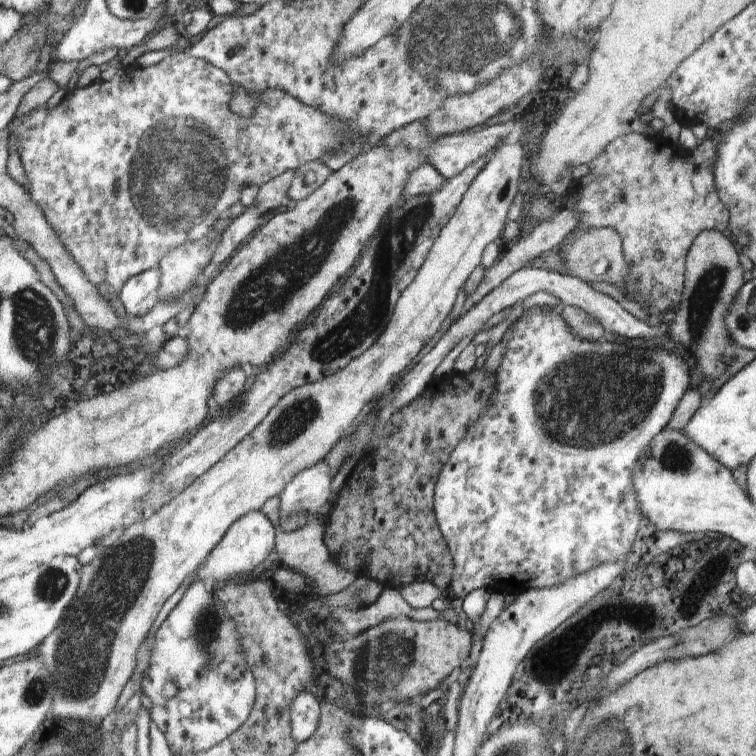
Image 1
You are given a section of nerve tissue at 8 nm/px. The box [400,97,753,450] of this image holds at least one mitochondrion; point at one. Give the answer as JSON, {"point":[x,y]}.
{"point":[707,289]}

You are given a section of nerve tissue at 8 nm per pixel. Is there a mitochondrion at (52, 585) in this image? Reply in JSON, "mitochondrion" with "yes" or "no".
{"mitochondrion":"yes"}

